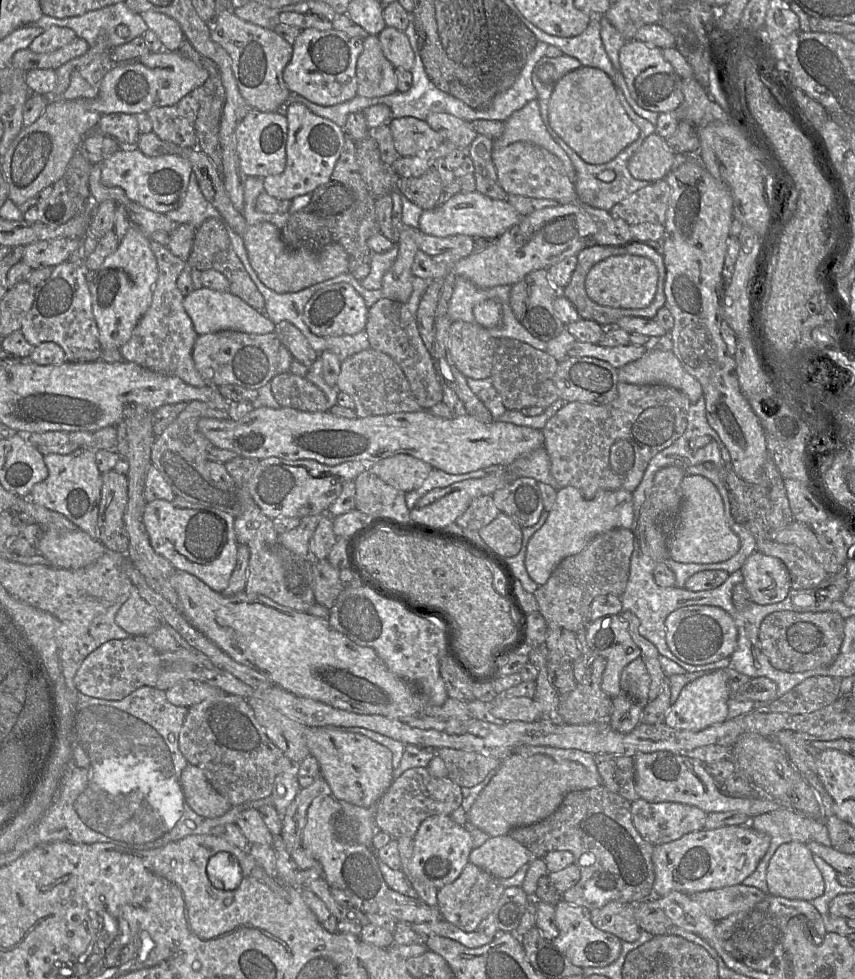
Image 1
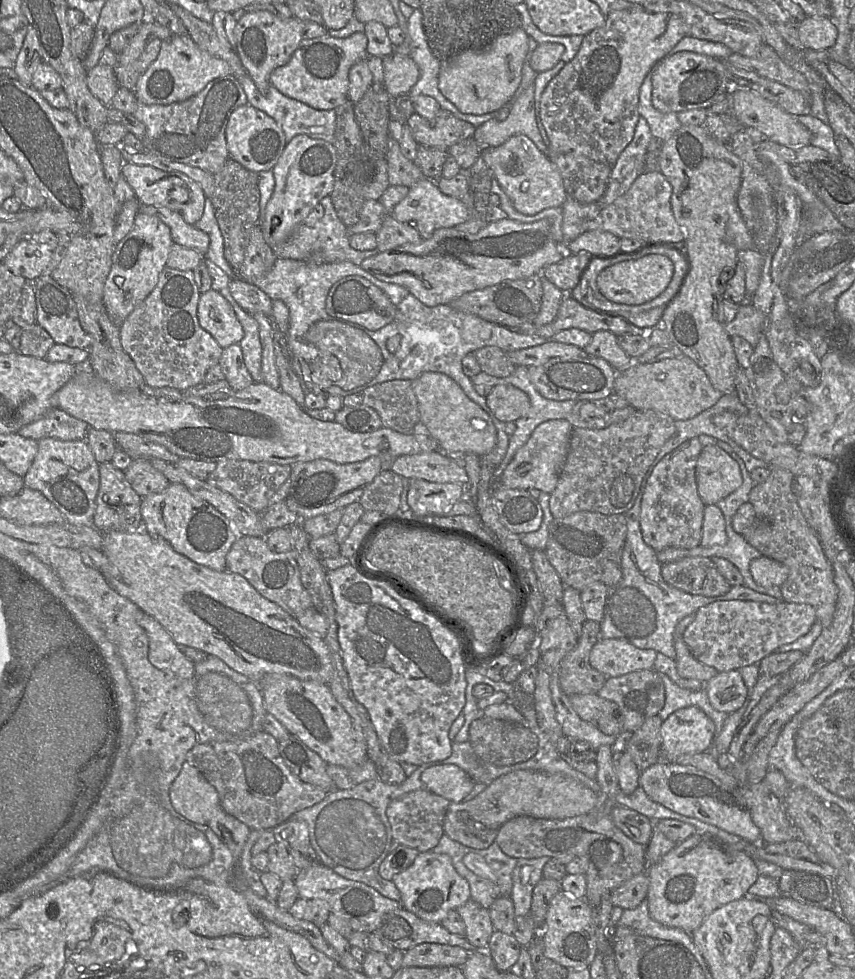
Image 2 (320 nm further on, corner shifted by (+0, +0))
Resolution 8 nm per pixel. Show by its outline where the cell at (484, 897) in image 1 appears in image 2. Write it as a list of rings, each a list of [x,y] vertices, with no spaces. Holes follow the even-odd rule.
[[[471,898],[457,912],[465,923],[464,937],[479,951],[486,951],[489,939],[494,931],[489,910]]]

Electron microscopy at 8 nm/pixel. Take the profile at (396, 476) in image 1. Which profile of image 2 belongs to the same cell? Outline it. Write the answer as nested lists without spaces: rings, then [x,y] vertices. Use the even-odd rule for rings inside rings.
[[[442,451],[399,456],[390,463],[390,470],[407,479],[418,478],[435,483],[466,485],[469,480],[463,465]]]

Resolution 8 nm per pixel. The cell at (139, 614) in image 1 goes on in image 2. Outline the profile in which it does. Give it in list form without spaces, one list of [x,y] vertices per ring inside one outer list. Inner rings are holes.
[[[47,437],[38,440],[37,454],[23,478],[27,487],[41,492],[56,506],[67,523],[93,525],[100,473],[99,463],[85,439],[63,441]]]

